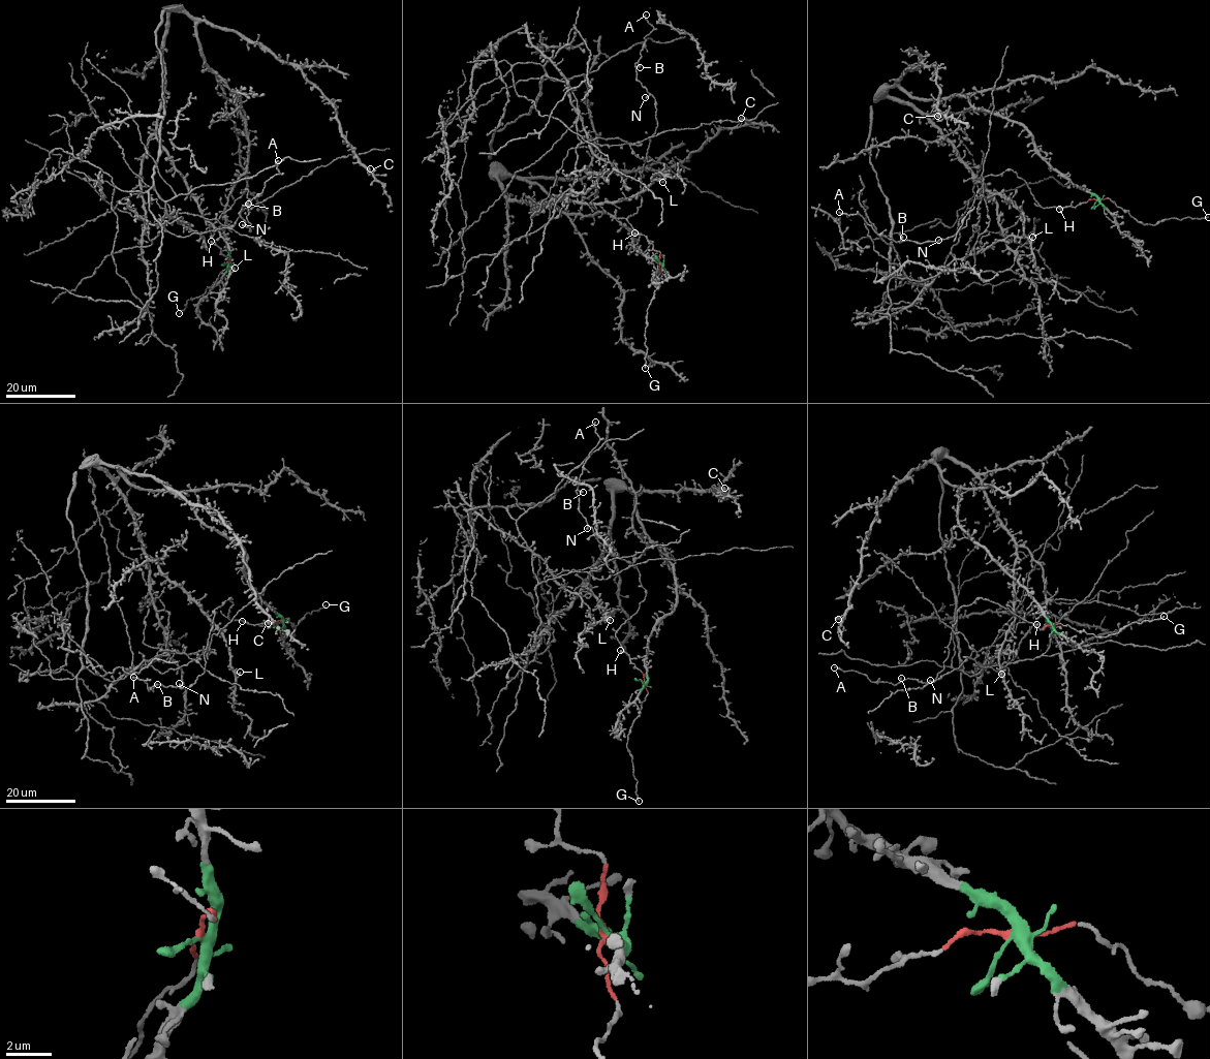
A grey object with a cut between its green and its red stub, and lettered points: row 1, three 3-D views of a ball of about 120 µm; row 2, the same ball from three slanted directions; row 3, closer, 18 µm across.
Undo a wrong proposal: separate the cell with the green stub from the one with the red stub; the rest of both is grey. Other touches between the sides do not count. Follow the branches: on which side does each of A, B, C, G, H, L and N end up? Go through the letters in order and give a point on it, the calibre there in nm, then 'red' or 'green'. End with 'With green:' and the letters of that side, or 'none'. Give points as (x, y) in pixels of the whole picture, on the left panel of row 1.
A: at (278, 160); 200 nm thick; red
B: at (248, 204); 460 nm thick; red
C: at (370, 168); 460 nm thick; green
G: at (179, 313); 240 nm thick; red
H: at (211, 241); 400 nm thick; red
L: at (235, 268); 320 nm thick; green
N: at (242, 224); 360 nm thick; red
With green: C, L

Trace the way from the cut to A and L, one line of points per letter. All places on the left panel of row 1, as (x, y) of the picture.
A: (227, 261), (209, 228), (247, 188), (251, 230), (240, 213), (262, 192), (266, 182), (279, 174), (278, 160)
L: (227, 261), (225, 211), (249, 143), (192, 20), (174, 10), (156, 135), (235, 268)

